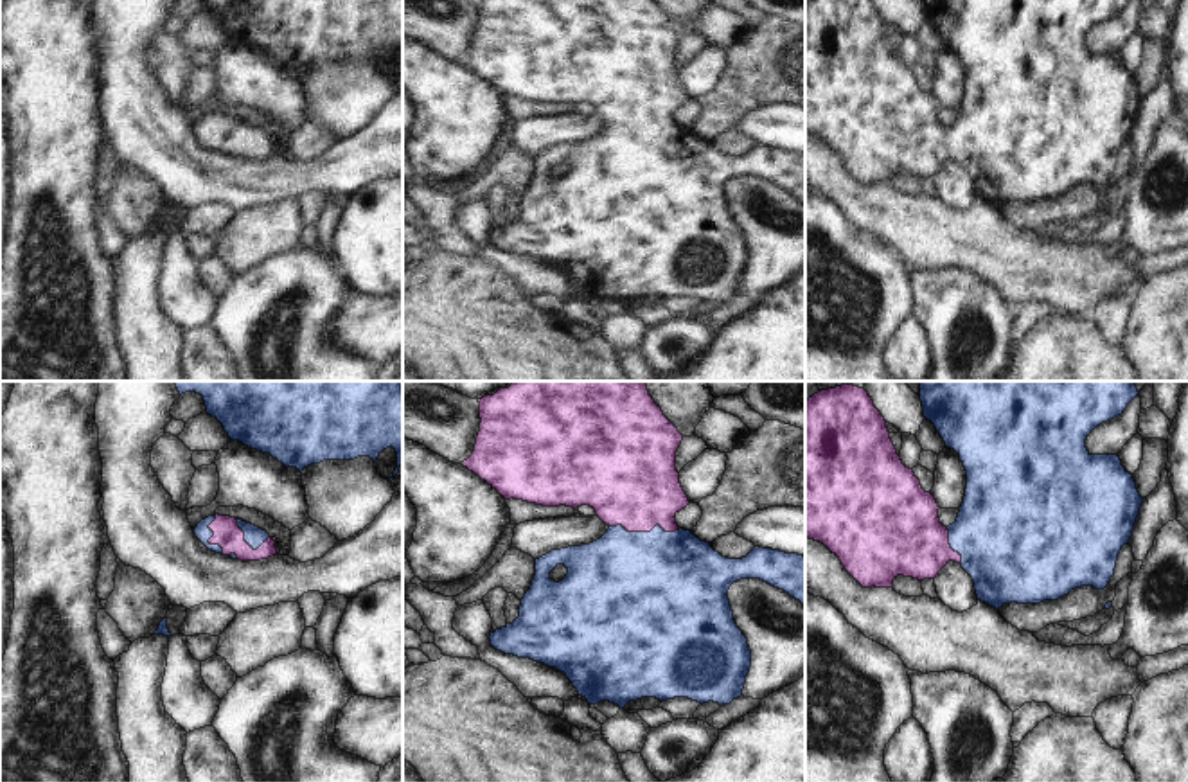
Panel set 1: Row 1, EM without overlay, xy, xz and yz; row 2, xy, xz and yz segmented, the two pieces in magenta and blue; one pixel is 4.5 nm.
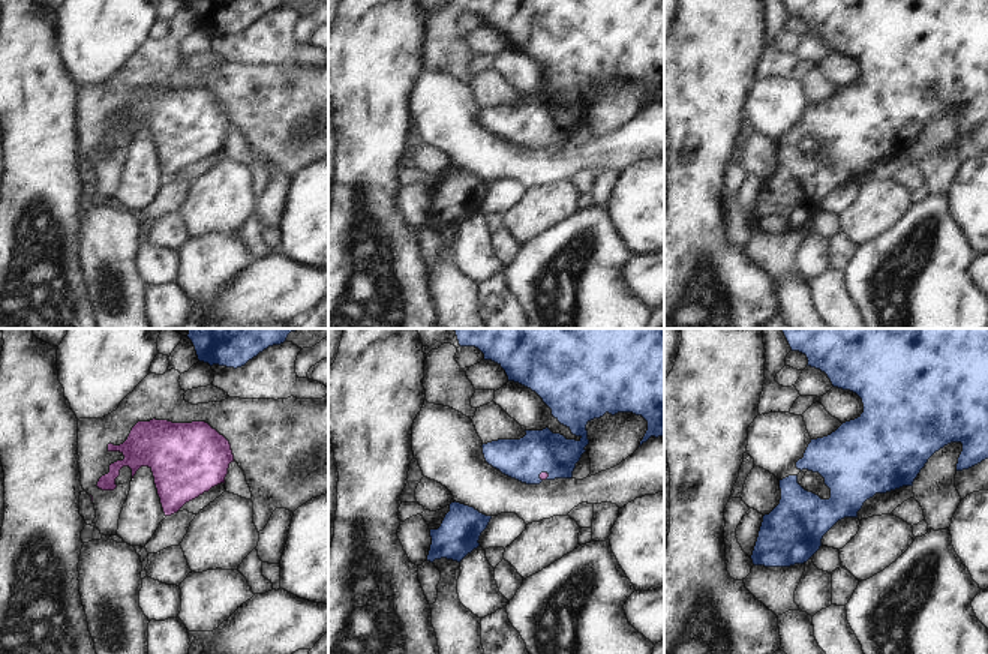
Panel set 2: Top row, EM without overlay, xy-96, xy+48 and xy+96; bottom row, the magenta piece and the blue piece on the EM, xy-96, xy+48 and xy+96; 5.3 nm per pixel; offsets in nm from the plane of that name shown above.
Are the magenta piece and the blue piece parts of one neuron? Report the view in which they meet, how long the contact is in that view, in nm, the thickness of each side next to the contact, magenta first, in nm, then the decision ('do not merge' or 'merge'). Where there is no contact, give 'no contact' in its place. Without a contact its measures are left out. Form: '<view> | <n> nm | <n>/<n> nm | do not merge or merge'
xz | 320 nm | 420/500 nm | merge

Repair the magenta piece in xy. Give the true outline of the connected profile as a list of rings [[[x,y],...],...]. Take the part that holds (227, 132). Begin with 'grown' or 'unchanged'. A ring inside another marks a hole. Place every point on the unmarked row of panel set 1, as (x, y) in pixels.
grown; [[[208,113],[194,131],[208,147],[232,156],[261,158],[277,153],[275,138],[266,128],[230,113]]]

